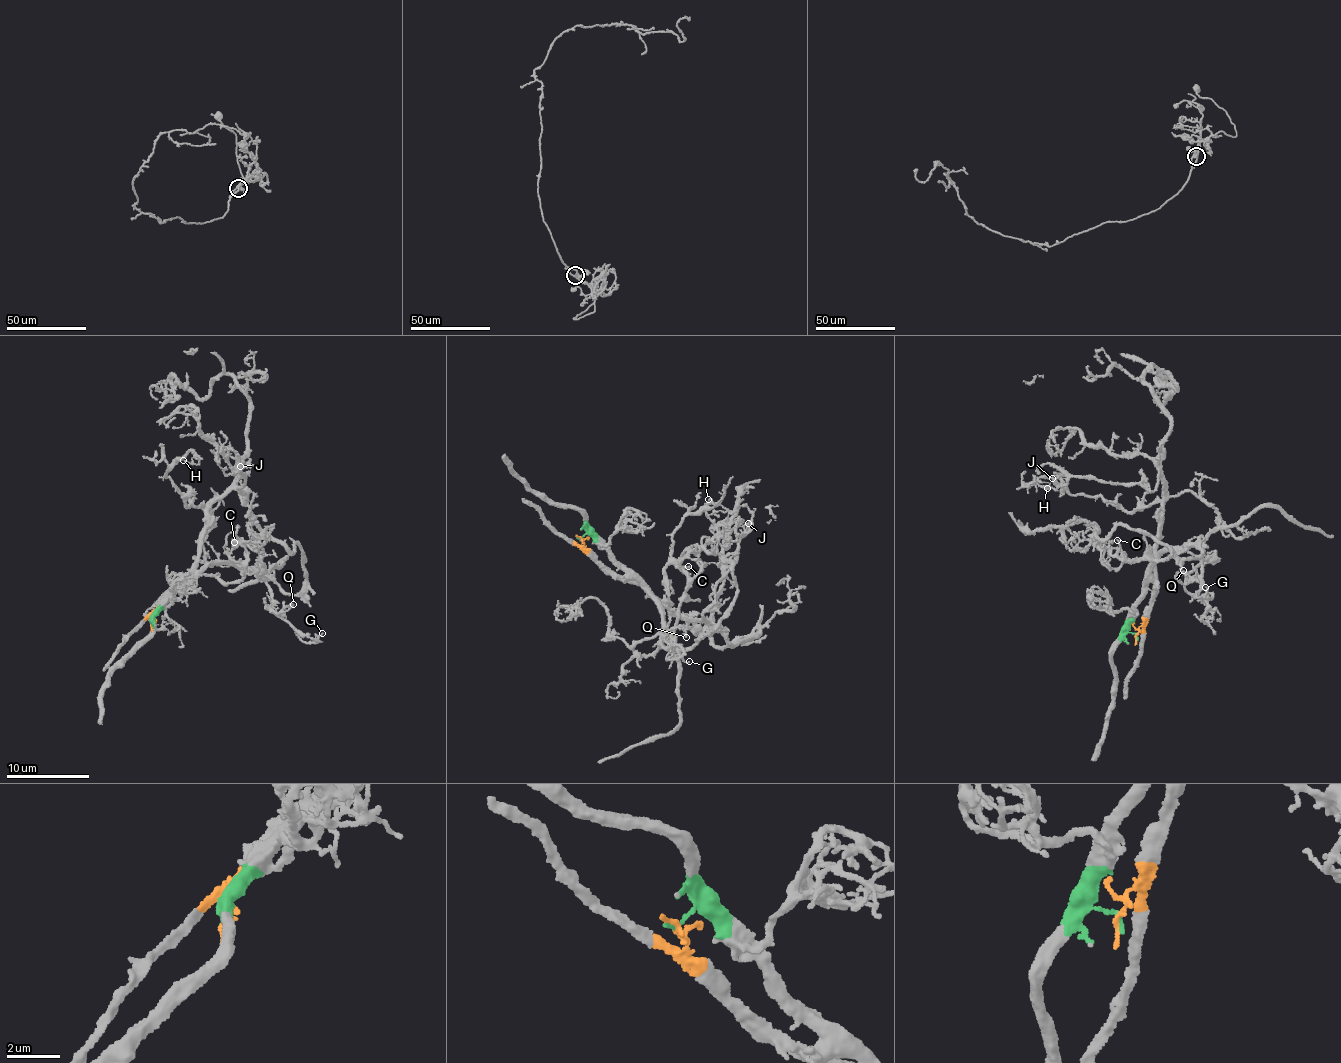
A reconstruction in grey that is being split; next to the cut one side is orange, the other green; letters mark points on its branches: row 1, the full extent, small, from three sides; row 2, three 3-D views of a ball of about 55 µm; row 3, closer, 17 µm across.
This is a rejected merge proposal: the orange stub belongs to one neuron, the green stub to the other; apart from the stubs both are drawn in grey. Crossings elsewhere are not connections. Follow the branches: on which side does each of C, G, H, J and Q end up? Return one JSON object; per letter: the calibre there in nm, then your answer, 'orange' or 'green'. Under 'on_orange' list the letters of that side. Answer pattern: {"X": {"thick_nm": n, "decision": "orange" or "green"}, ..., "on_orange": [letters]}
{"C": {"thick_nm": 200, "decision": "green"}, "G": {"thick_nm": 130, "decision": "green"}, "H": {"thick_nm": 130, "decision": "orange"}, "J": {"thick_nm": 150, "decision": "orange"}, "Q": {"thick_nm": 110, "decision": "green"}, "on_orange": ["H", "J"]}

